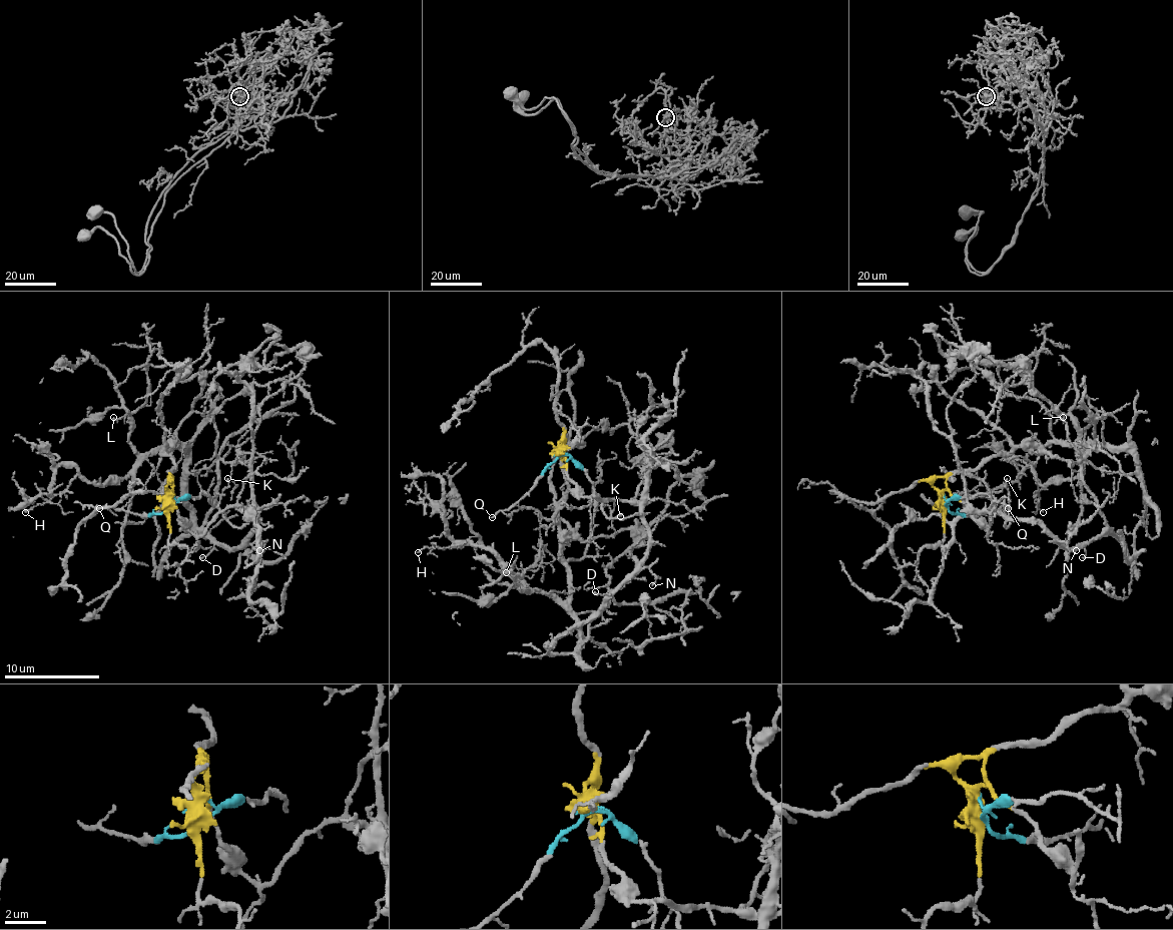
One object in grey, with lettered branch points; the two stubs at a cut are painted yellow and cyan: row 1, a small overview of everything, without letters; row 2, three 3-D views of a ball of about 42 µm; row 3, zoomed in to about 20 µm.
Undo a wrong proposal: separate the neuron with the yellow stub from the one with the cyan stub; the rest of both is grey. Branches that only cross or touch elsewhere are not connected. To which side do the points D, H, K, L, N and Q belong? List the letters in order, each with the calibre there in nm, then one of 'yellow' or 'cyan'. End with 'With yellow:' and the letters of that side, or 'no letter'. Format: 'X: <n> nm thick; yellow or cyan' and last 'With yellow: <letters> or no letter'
D: 120 nm thick; cyan
H: 120 nm thick; yellow
K: 130 nm thick; cyan
L: 140 nm thick; yellow
N: 100 nm thick; cyan
Q: 130 nm thick; cyan
With yellow: H, L

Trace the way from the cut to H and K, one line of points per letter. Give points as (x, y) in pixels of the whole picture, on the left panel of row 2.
H: (165, 500), (175, 469), (163, 453), (175, 443), (160, 445), (125, 479), (96, 484), (77, 476), (24, 512)
K: (165, 500), (167, 496), (191, 498), (203, 493), (215, 505), (227, 479)

